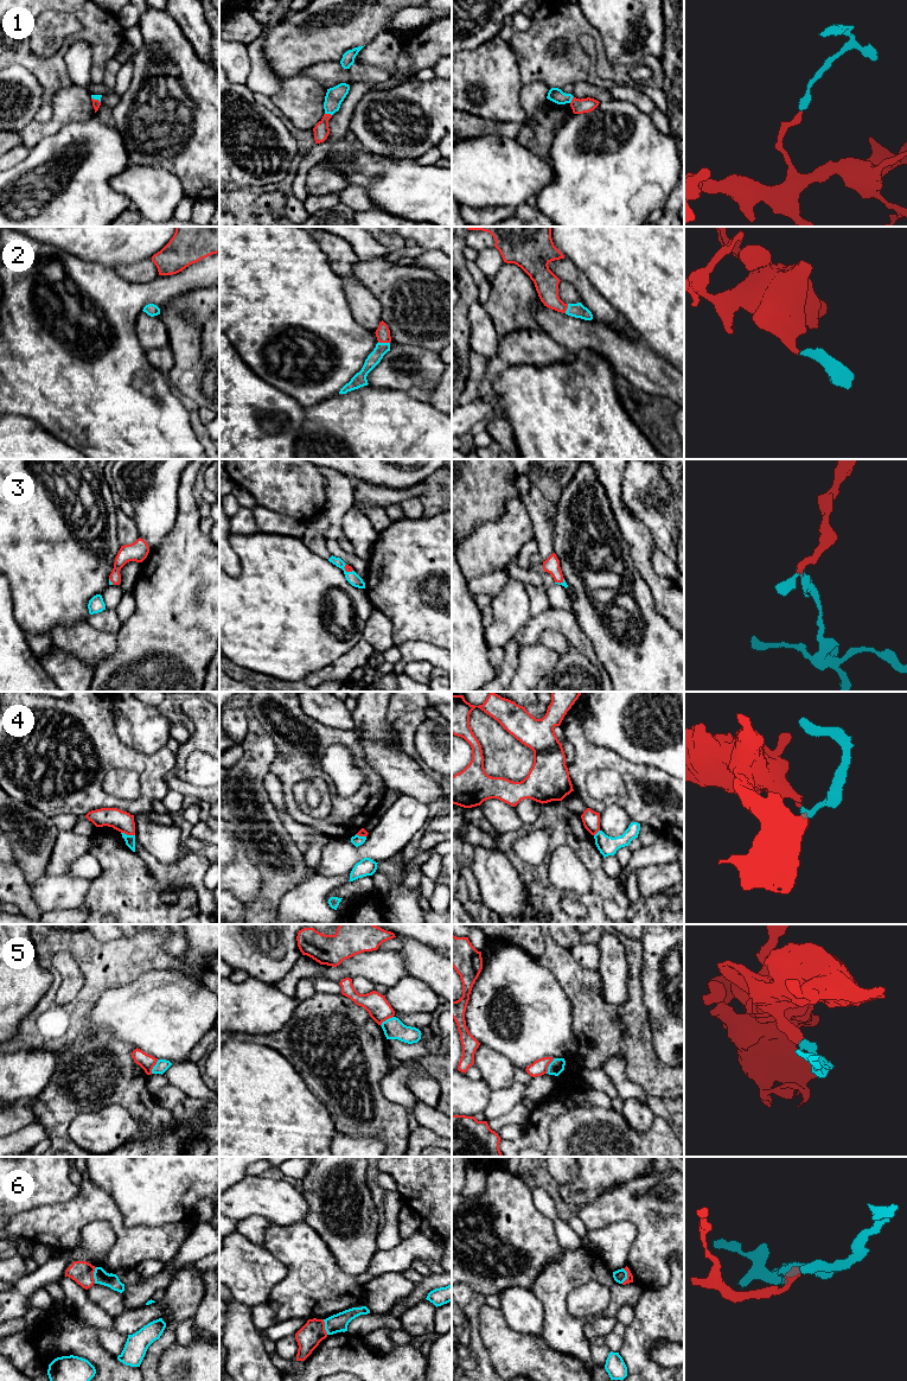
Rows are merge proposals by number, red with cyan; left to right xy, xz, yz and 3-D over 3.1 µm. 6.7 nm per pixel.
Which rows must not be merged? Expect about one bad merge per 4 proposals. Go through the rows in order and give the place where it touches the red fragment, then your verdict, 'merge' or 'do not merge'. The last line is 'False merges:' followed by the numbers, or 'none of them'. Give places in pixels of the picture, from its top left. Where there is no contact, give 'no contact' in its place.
1: contact xz (329, 114); merge
2: contact xz (384, 342); merge
3: contact xz (345, 570); merge
4: contact xy (128, 834); do not merge
5: contact yz (548, 1066); do not merge
6: contact xy (93, 1276); merge
False merges: 4, 5

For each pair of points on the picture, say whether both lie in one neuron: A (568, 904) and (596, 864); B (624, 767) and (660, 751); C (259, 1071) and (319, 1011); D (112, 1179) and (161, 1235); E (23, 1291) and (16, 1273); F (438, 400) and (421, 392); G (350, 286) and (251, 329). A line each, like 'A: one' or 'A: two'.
A: two
B: two
C: two
D: two
E: two
F: two
G: two

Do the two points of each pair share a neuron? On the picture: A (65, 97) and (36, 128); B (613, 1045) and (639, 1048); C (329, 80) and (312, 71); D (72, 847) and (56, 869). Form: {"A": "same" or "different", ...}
{"A": "same", "B": "same", "C": "same", "D": "same"}

